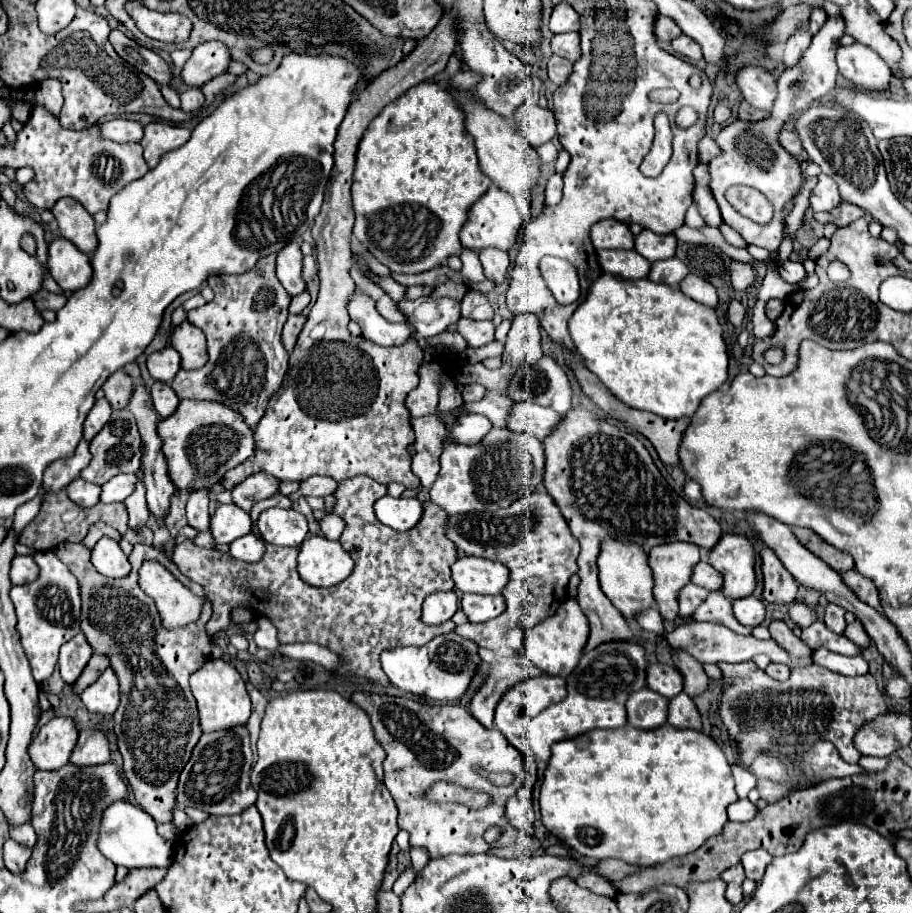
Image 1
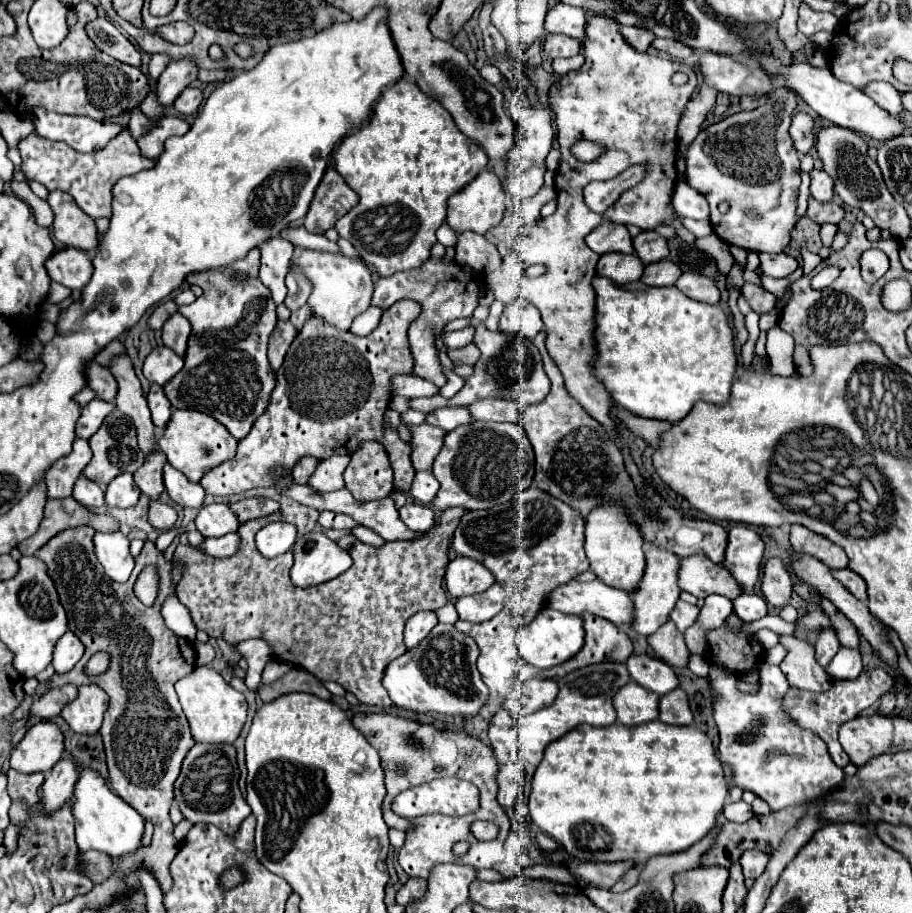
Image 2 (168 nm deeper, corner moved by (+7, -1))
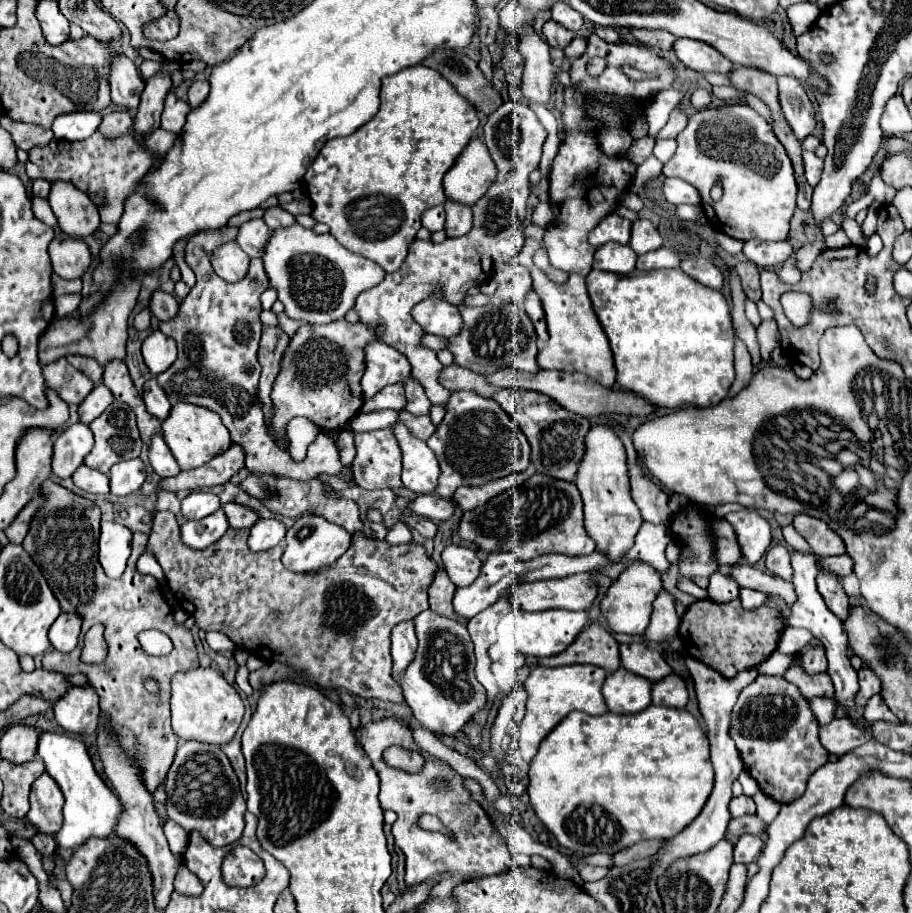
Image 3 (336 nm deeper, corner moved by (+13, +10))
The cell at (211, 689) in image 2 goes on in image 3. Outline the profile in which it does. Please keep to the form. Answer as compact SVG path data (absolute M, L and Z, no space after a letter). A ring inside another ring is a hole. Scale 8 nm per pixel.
M191 669L177 673L171 681L171 727L175 735L183 741L195 739L211 745L229 743L243 719L243 701L233 685L229 685L223 675L215 669Z

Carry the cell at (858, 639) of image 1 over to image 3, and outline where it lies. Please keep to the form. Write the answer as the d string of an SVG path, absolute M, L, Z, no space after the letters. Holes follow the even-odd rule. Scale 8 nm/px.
M821 571L817 575L817 589L821 593L821 597L825 599L827 607L843 621L849 613L849 597L845 595L839 577L837 575L829 575L825 571Z

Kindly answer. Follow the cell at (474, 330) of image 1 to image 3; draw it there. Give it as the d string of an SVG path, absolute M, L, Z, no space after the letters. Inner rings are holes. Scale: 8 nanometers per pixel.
M425 299L413 307L413 319L425 333L449 338L461 329L461 315L447 301Z

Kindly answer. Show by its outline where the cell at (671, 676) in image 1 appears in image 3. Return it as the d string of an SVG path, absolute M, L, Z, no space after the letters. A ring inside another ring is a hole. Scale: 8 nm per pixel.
M623 643L619 645L619 653L621 665L627 671L637 673L653 683L671 673L671 667L665 663L665 659L657 651L651 651L645 643Z

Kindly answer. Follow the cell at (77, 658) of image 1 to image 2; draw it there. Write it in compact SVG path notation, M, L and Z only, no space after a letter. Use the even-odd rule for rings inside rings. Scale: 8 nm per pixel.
M65 632L53 652L53 668L57 674L67 674L83 656L83 644L73 632Z

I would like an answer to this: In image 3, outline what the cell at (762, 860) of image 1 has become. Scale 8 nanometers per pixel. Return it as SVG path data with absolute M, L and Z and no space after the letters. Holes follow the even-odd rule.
M743 835L735 841L735 863L751 863L759 857L763 841L757 835Z

